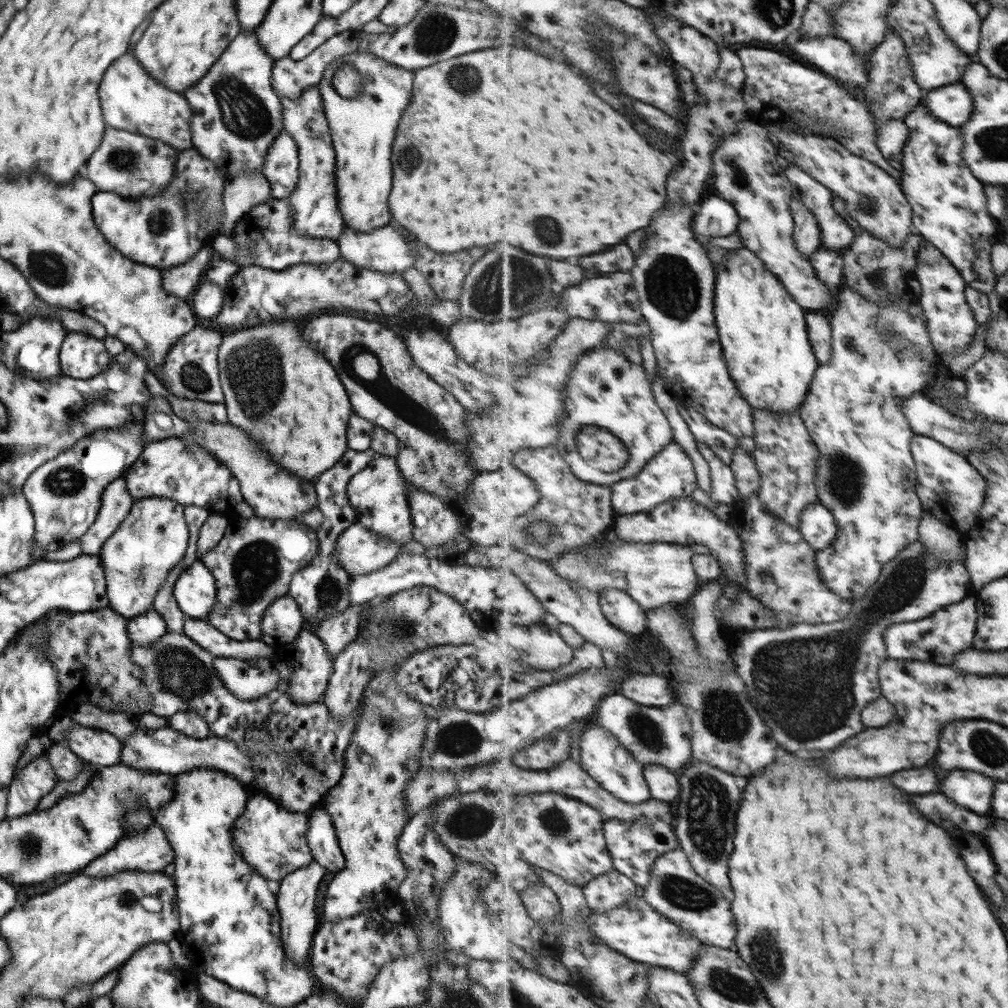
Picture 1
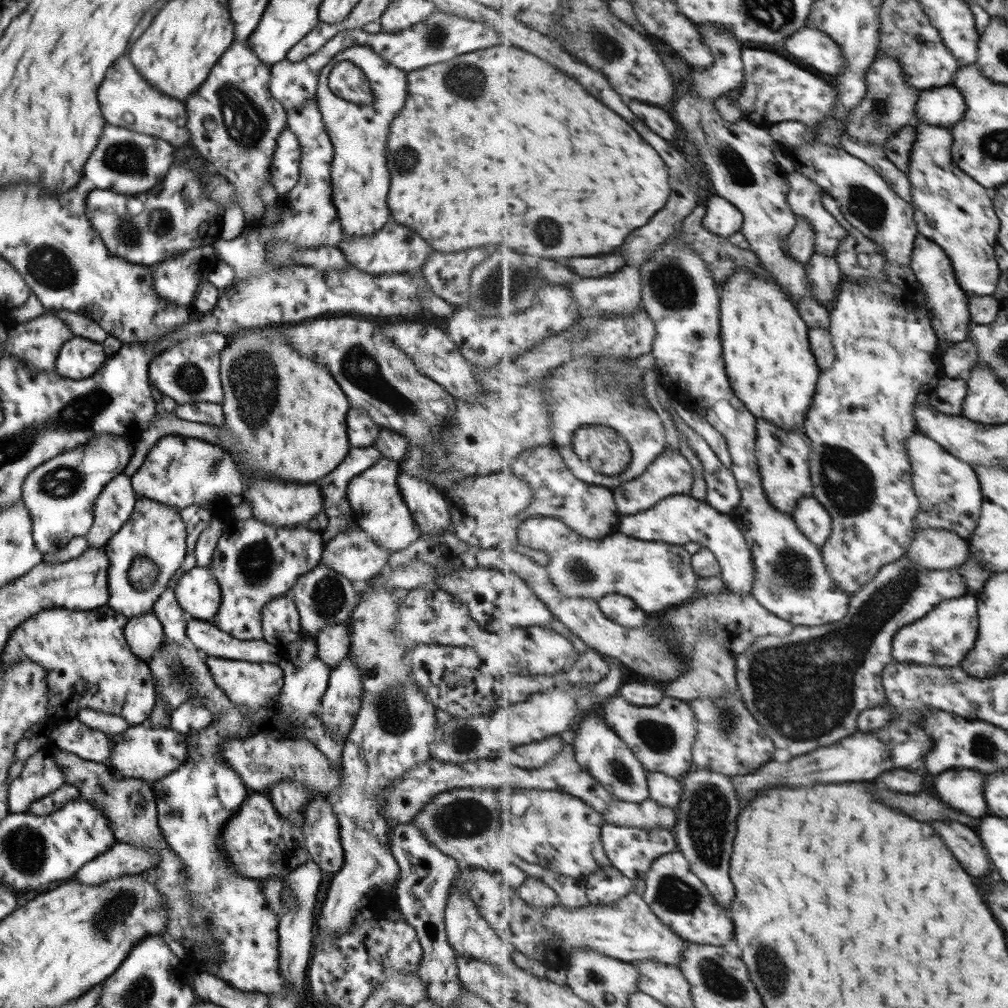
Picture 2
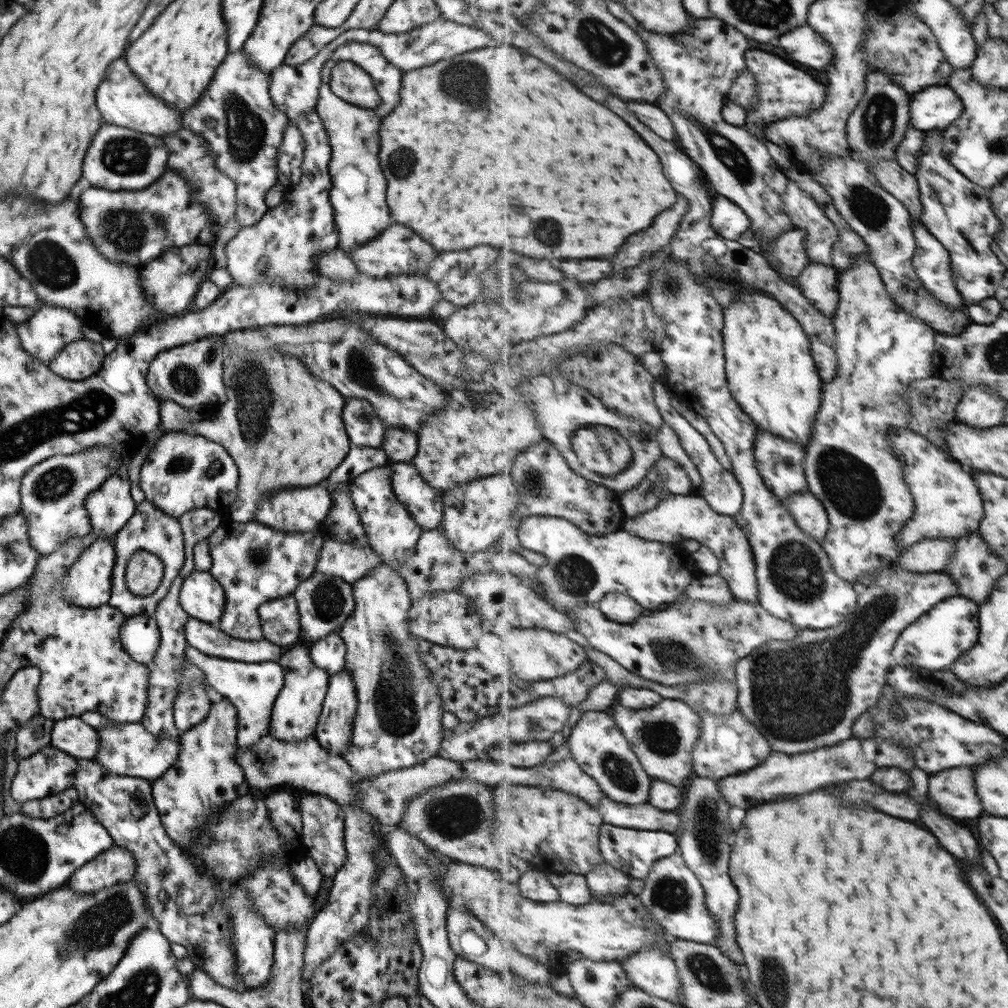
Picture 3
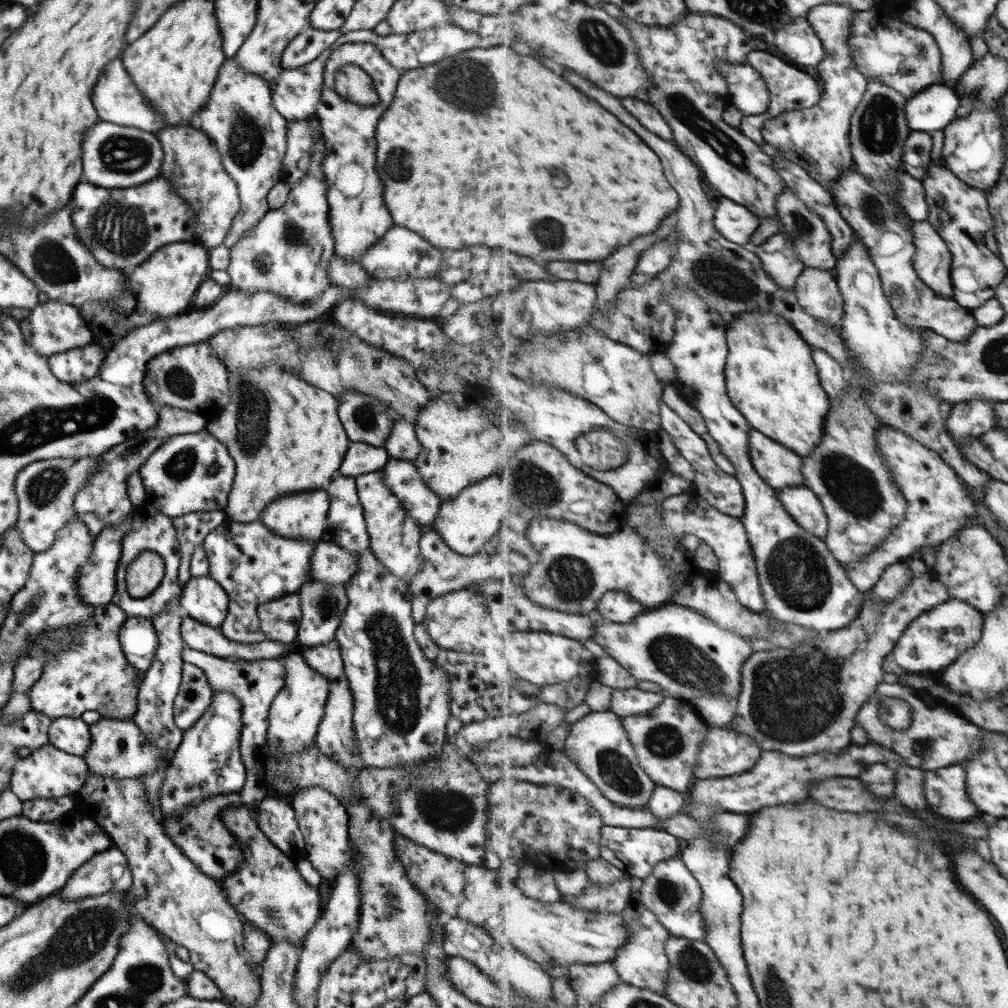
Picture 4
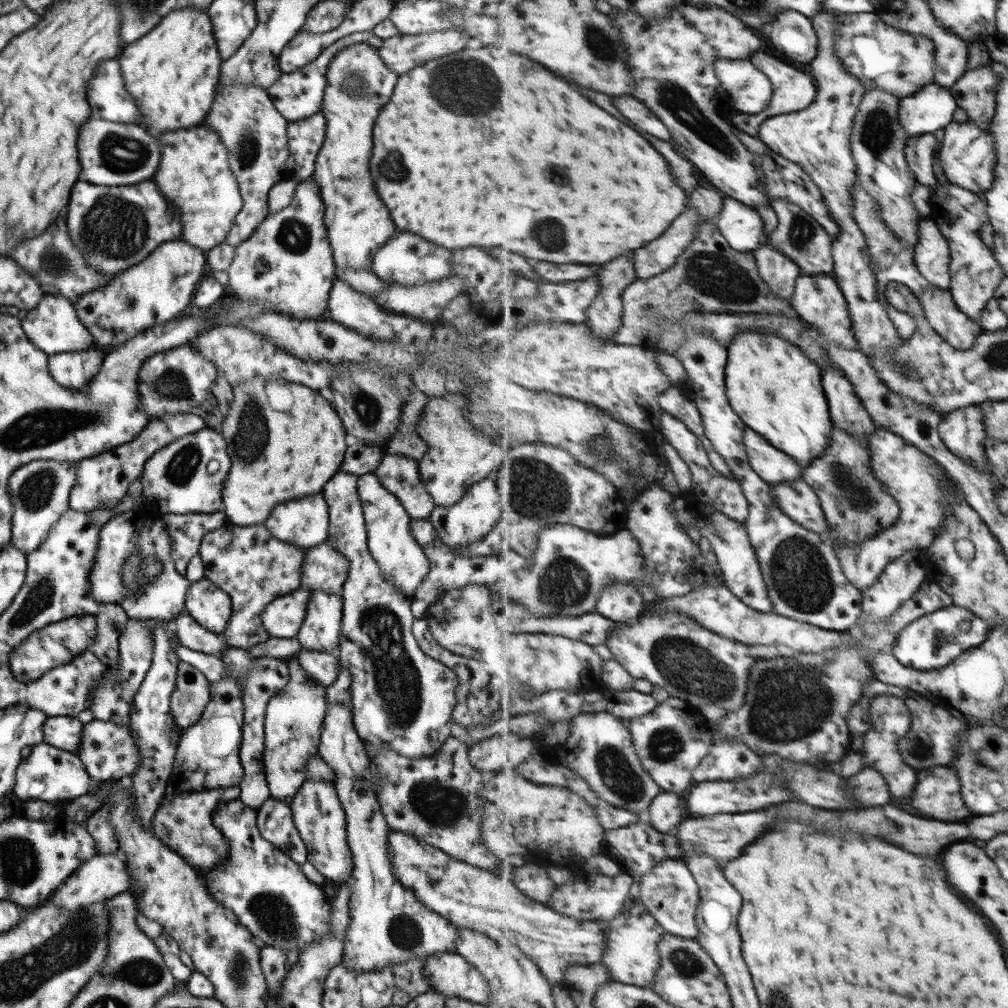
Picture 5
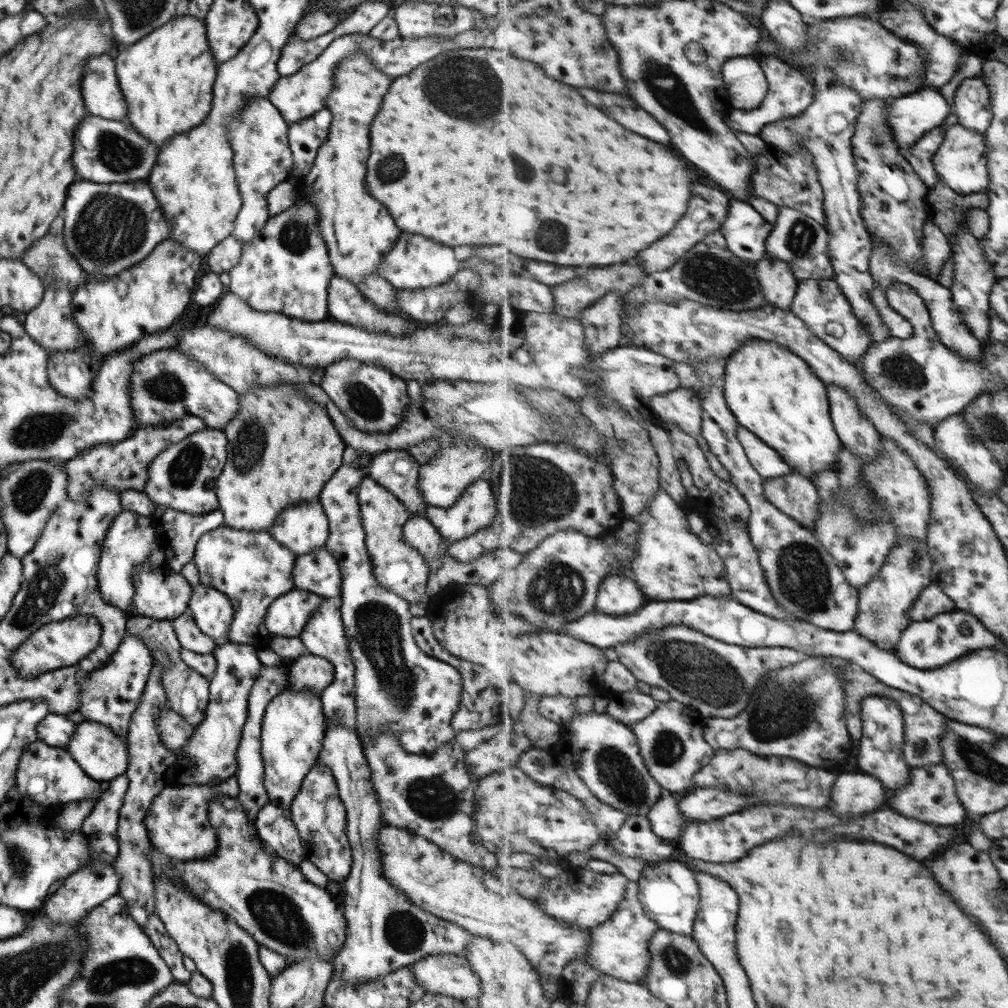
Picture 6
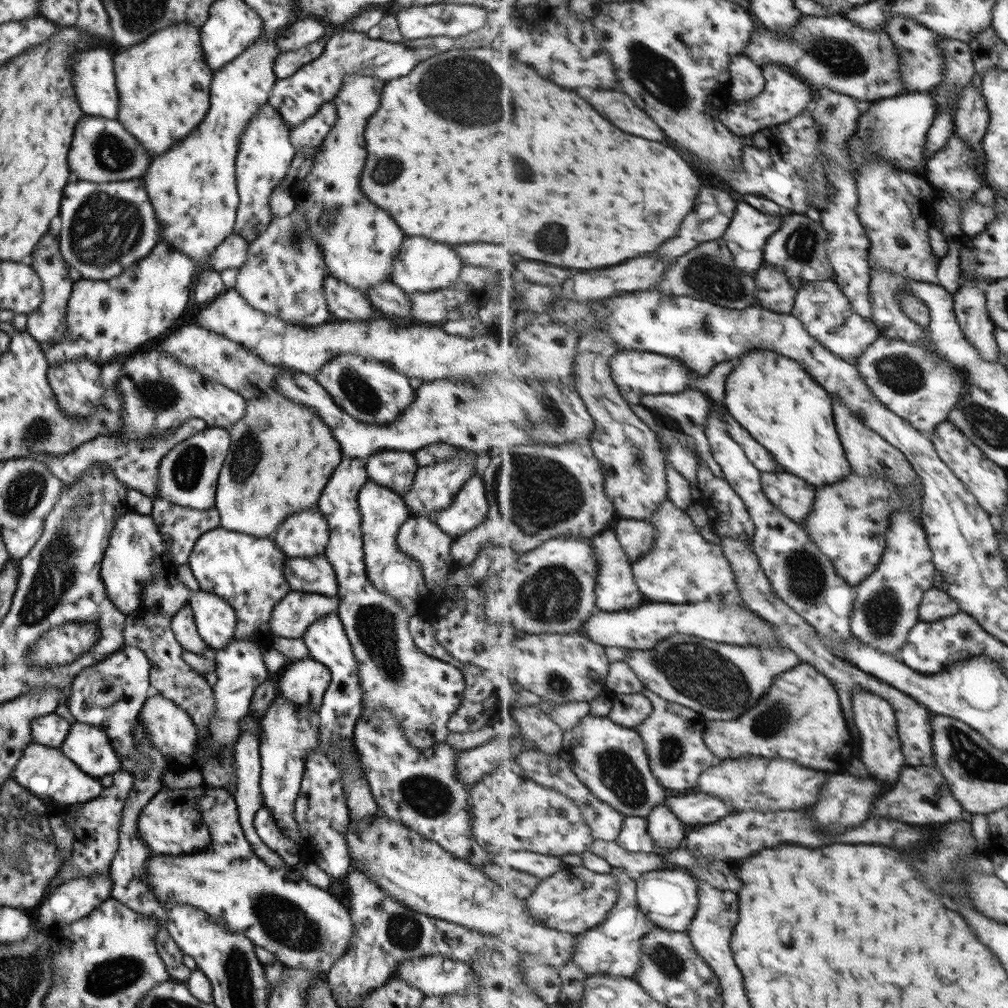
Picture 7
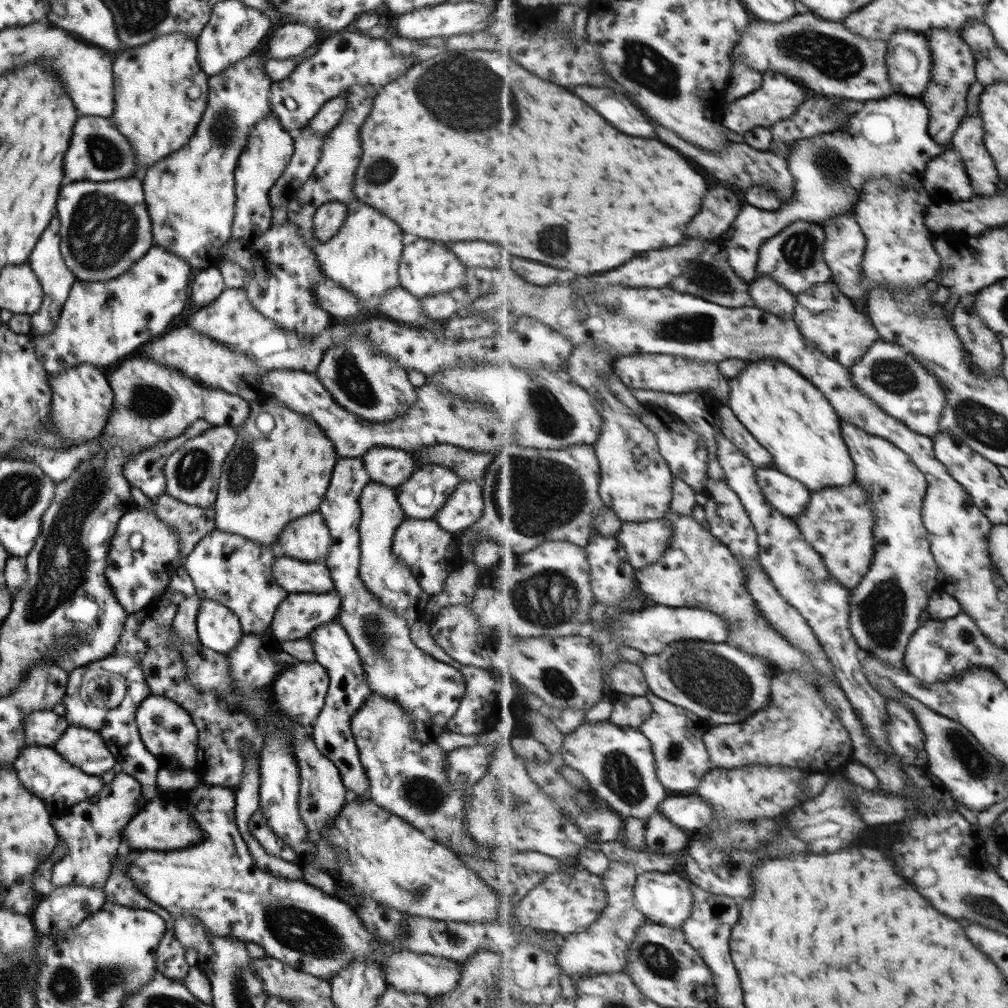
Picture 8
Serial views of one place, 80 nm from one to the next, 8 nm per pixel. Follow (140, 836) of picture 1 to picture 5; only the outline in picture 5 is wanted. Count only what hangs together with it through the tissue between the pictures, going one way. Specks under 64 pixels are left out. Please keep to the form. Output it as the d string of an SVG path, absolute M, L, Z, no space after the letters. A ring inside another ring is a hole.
M120 853L93 855L80 864L51 894L49 900L57 907L71 911L89 904L99 903L114 895L128 891L129 873Z

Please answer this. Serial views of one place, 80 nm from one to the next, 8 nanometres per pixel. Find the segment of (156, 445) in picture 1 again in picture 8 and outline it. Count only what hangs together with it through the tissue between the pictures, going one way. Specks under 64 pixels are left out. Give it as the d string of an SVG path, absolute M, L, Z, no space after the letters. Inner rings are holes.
M211 426L195 438L185 441L171 453L163 465L163 476L165 476L163 492L189 506L199 508L211 506L217 493L221 465L234 443L235 431L229 426Z

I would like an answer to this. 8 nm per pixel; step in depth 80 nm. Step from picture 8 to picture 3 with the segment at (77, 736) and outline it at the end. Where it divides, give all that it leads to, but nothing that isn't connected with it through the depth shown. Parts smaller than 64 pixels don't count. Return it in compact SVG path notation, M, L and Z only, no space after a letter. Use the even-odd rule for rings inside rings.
M139 722L103 725L96 728L98 751L94 761L106 770L107 774L122 777L137 777L153 781L161 776L178 757L178 739L169 740L145 730Z

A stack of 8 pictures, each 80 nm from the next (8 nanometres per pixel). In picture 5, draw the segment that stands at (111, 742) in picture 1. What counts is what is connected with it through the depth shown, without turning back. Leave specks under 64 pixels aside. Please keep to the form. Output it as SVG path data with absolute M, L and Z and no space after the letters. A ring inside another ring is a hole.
M47 717L42 724L43 743L74 752L80 741L82 722L75 717Z

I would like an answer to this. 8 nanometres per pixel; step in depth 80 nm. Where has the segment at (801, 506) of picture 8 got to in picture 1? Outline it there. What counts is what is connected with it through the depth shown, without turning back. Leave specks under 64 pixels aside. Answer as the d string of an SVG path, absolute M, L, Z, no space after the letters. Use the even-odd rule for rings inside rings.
M821 502L805 507L799 529L809 541L809 546L818 552L833 546L839 532L834 513Z

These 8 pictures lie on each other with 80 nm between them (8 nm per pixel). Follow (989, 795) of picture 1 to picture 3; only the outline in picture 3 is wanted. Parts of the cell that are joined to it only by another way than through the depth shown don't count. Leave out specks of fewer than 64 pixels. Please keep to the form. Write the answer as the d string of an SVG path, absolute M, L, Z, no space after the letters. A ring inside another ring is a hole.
M955 767L930 773L929 798L942 813L956 820L981 818L986 814L977 792L974 767Z

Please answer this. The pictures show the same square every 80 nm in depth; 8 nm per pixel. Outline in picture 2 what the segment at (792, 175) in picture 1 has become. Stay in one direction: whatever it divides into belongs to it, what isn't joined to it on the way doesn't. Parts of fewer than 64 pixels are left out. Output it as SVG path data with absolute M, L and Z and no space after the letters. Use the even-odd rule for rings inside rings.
M799 169L787 174L792 189L788 194L788 204L793 213L808 218L816 231L816 252L836 256L842 242L848 237L848 230L839 219L824 205L825 190L813 179L799 172Z

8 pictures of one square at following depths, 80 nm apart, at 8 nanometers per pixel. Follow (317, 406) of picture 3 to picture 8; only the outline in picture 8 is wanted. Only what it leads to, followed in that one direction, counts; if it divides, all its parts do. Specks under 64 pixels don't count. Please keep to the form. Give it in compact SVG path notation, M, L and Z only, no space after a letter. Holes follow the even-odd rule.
M263 397L250 402L251 408L245 418L245 424L237 428L235 443L221 465L217 493L211 507L214 510L215 529L248 538L263 547L274 547L287 522L317 511L325 495L337 455L333 443L325 438L325 434L317 428L315 422L303 418L305 415L287 410L275 398L265 404L259 398ZM259 412L267 412L273 418L273 428L269 430L269 438L257 430L255 418Z

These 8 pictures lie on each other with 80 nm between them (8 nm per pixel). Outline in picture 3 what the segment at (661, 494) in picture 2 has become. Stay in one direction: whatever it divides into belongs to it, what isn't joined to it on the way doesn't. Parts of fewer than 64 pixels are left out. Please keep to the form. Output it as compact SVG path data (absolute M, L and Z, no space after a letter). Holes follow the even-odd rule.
M662 456L635 489L627 493L618 493L618 496L627 516L637 517L657 508L669 494L689 495L693 494L694 490L687 472L675 461Z

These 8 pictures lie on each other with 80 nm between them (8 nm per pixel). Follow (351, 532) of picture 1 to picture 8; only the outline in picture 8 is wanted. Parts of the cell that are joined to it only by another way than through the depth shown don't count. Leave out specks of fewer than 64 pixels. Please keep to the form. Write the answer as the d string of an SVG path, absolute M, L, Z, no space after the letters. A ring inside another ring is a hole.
M279 555L272 564L272 577L288 593L324 593L333 590L328 568L323 562L301 562Z

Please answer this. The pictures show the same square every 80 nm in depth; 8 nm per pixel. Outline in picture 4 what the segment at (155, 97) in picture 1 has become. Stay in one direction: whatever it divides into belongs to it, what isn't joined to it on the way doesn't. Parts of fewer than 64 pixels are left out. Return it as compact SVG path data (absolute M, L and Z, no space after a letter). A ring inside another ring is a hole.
M119 60L107 62L105 70L101 70L101 78L97 78L97 90L93 86L93 92L91 92L91 102L93 102L93 108L97 106L95 112L97 112L99 121L138 128L153 134L166 127L164 122L161 122L161 116L155 114L154 108L141 96L138 90L135 90L133 81L125 74Z

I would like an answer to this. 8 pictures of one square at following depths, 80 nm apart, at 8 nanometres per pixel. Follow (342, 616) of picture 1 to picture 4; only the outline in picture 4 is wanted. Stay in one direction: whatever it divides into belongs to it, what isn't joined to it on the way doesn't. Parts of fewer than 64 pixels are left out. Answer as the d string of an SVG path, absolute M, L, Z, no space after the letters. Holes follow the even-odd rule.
M335 639L330 640L325 645L307 647L300 651L305 664L309 668L318 672L329 682L341 677L344 672L340 657L339 645Z

